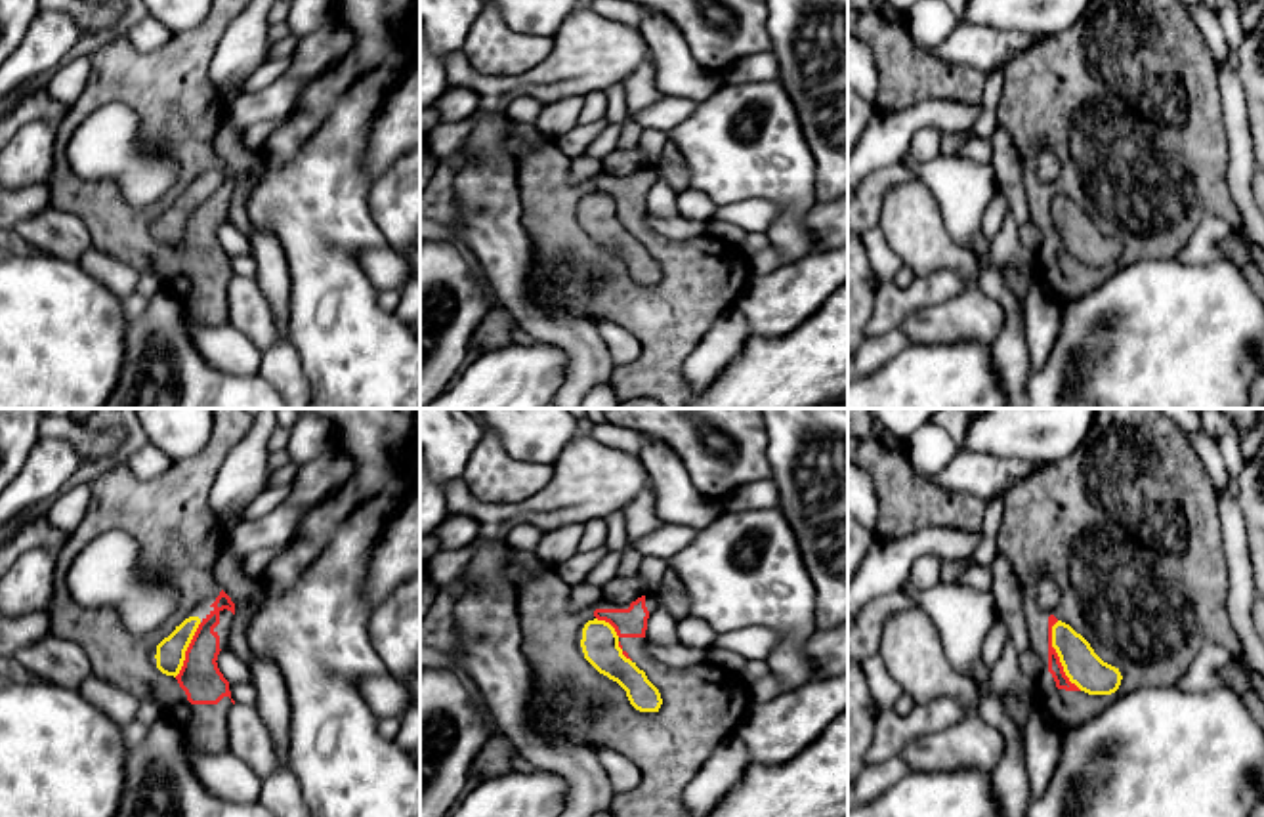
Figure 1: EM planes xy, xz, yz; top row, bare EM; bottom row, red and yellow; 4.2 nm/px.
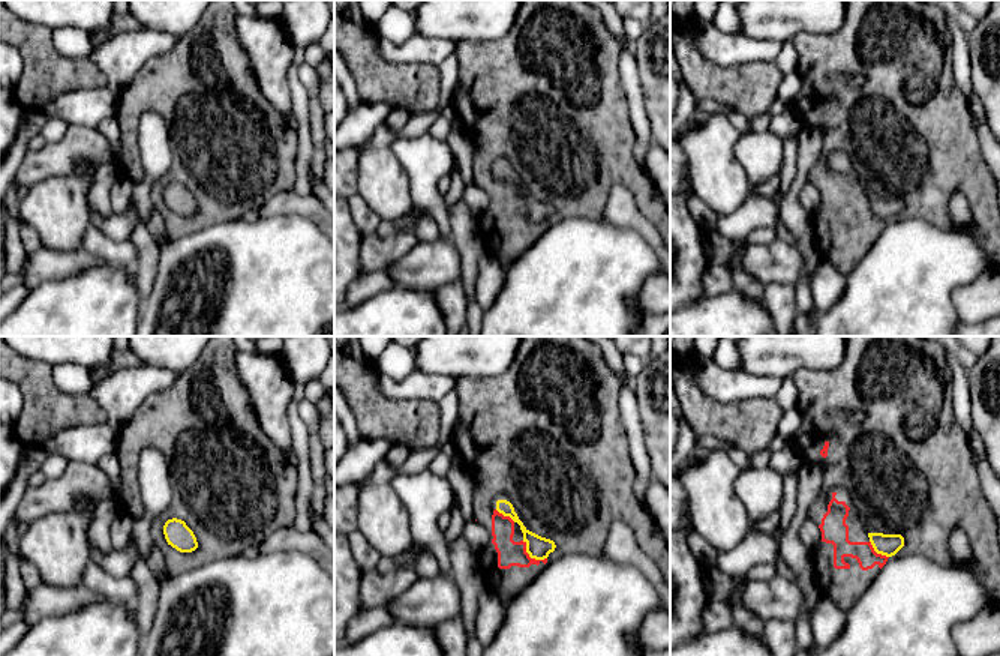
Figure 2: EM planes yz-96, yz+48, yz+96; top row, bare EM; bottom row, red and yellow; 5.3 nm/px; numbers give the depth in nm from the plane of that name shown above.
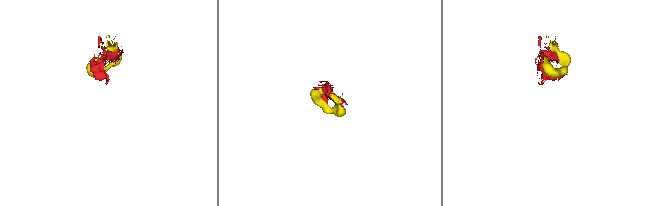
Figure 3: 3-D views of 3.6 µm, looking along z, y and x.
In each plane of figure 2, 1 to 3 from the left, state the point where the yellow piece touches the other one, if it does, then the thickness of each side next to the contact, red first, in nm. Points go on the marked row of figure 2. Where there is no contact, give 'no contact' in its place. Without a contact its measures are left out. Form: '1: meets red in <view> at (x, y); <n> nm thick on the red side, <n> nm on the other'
1: no contact
2: meets red in yz+48 at (529, 557); 140 nm thick on the red side, 120 nm on the other
3: meets red in yz+96 at (876, 553); 140 nm thick on the red side, 120 nm on the other

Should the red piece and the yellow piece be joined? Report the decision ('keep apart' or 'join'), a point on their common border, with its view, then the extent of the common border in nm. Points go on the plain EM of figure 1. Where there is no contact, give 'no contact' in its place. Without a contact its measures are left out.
keep apart | yz (1058, 230) | 320 nm

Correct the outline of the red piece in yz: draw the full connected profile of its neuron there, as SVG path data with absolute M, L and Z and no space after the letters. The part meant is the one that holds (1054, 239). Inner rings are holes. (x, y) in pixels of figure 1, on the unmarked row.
M1094 0L1073 27L1044 34L1008 63L997 122L1018 151L1031 223L1043 235L1035 250L1035 279L1058 304L1073 302L1098 288L1115 267L1148 258L1176 258L1207 216L1222 218L1235 235L1245 239L1243 220L1226 179L1230 137L1214 61L1182 0ZM1041 145L1048 145L1058 158L1058 179L1052 187L1037 174ZM1058 193L1069 197L1104 235L1121 244L1123 252L1115 265L1088 267L1069 254L1052 220L1052 199Z

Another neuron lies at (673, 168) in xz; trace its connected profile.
M668 139L666 147L663 149L657 174L676 193L689 189L689 168L682 157L682 151L678 149L678 145L670 139Z

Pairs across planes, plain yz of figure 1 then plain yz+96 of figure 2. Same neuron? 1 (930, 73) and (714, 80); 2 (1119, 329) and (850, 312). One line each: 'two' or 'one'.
1: one
2: one

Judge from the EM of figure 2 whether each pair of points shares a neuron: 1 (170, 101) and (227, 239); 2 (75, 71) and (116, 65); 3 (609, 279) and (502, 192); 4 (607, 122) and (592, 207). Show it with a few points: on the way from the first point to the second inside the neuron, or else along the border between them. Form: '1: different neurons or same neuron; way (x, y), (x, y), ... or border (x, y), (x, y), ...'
1: different neurons; border (239, 218), (207, 225), (188, 236)
2: different neurons; border (89, 56), (104, 72), (107, 84)
3: different neurons; border (580, 218), (562, 218), (550, 222), (522, 252)
4: same neuron; way (592, 143), (592, 186)

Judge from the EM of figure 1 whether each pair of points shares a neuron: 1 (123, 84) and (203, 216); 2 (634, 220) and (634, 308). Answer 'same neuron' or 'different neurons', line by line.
1: same neuron
2: same neuron

